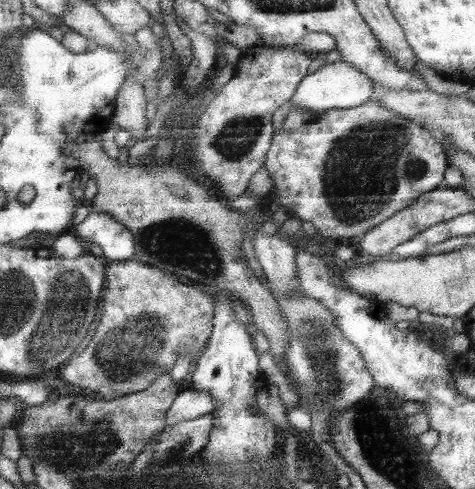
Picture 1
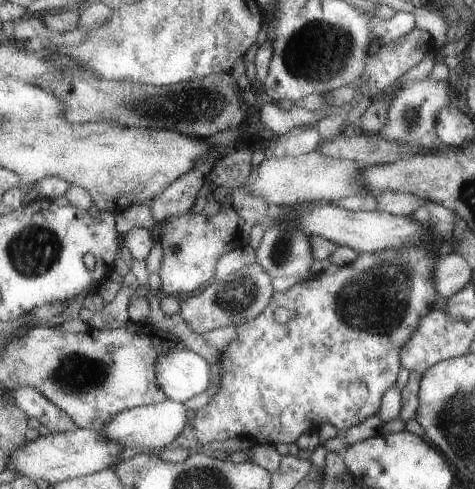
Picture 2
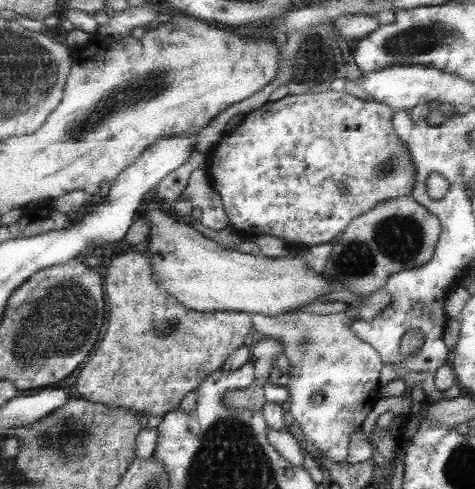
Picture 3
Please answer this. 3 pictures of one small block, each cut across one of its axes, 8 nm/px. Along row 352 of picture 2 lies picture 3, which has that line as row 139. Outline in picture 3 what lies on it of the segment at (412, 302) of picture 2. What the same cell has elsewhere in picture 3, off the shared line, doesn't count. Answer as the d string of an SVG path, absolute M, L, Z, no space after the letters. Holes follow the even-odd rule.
M331 90L315 92L315 94L301 94L301 96L291 96L289 94L283 100L269 102L261 110L251 112L239 128L235 128L231 134L227 134L227 138L223 142L219 142L219 146L209 154L209 160L211 162L207 166L207 174L211 176L217 192L223 196L223 204L225 204L225 210L227 210L229 224L237 232L245 234L251 228L257 228L265 236L277 236L277 238L285 240L291 246L293 244L307 244L309 248L319 246L319 244L329 244L333 238L343 236L343 232L347 232L347 228L351 228L351 224L355 220L359 220L359 216L367 216L367 212L371 212L379 204L383 204L387 200L395 200L399 196L411 196L415 192L417 174L419 174L419 170L415 166L415 158L411 158L411 150L403 144L403 138L395 130L395 110L391 110L391 106L383 106L383 104L377 104L377 102L367 102L367 100L355 98L351 94L335 94ZM341 184L347 184L347 190L349 190L343 196L339 192Z

